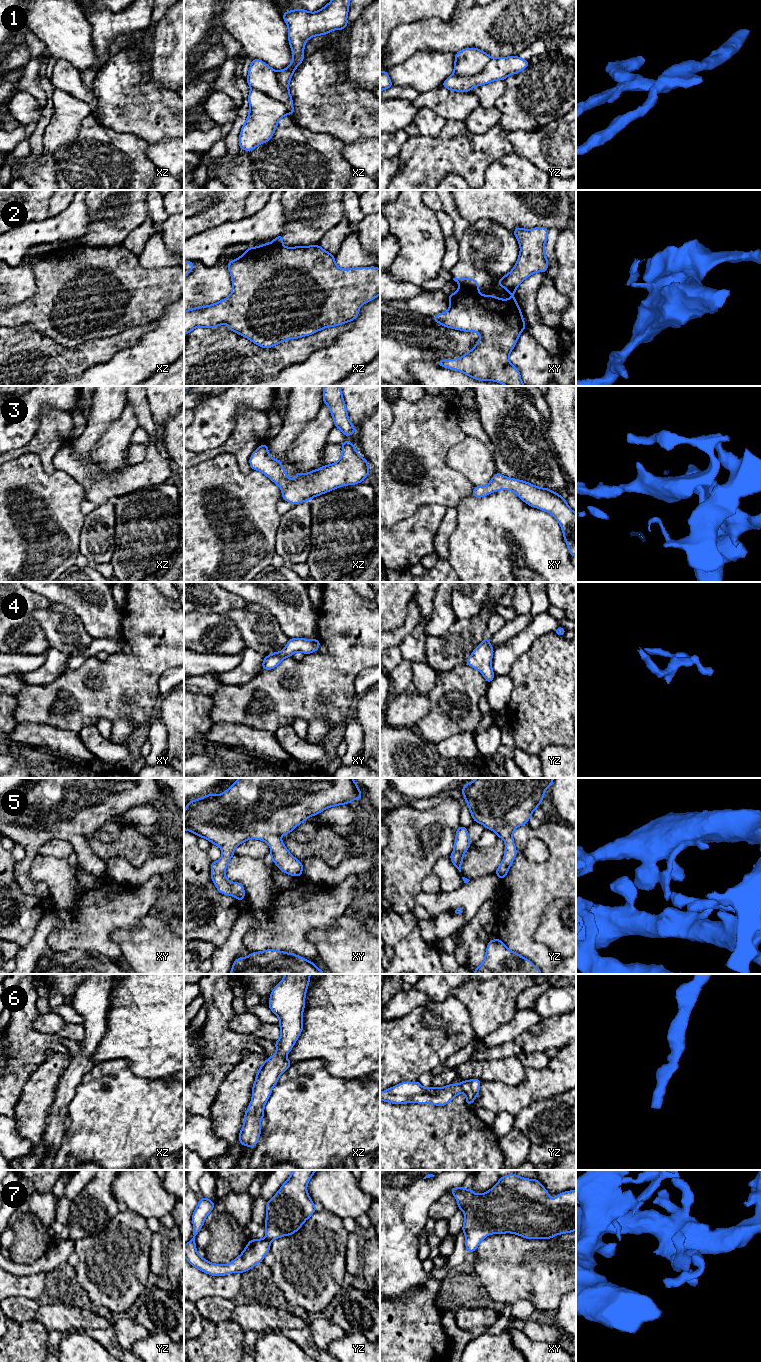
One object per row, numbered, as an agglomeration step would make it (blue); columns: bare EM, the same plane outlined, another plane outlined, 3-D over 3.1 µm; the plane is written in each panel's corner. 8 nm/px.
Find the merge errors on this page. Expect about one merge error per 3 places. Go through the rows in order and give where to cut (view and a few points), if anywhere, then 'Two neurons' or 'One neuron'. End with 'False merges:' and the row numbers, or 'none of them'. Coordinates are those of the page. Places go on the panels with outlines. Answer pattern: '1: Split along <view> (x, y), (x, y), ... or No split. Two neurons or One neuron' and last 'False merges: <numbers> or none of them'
1: Split along xz (251, 87), (279, 100), (285, 106), (288, 113). Two neurons
2: Split along xy (460, 284), (478, 292). Two neurons
3: No split. One neuron
4: No split. One neuron
5: No split. One neuron
6: No split. One neuron
7: No split. One neuron
False merges: 1, 2

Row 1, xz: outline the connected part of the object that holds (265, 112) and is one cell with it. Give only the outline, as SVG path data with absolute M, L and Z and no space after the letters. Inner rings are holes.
M255 88L250 89L248 101L249 114L241 128L239 148L252 151L258 145L271 140L279 120L288 111L282 102Z

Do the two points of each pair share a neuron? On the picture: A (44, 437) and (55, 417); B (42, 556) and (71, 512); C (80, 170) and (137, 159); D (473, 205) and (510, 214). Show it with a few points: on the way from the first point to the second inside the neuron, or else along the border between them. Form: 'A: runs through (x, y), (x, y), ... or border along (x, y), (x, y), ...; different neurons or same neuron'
A: runs through (49, 432), (55, 426), (55, 422); same neuron
B: runs through (42, 545), (42, 541), (60, 523); same neuron
C: runs through (94, 170), (123, 170); same neuron
D: runs through (482, 205), (501, 205); same neuron

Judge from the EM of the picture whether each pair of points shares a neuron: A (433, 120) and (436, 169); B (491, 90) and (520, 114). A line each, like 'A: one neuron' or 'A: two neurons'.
A: two neurons
B: two neurons

